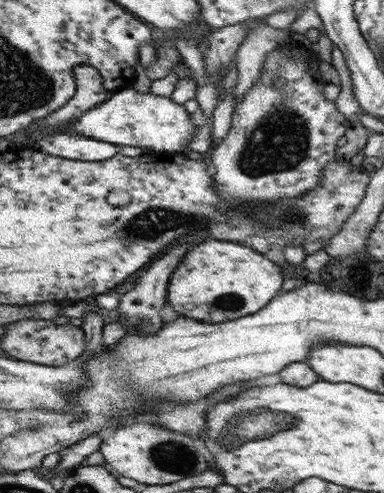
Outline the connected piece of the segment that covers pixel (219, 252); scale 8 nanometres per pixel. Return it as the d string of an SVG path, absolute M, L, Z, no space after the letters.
M220 240L198 244L192 252L188 252L188 256L184 256L184 264L176 268L176 276L171 276L167 303L182 316L208 320L214 324L258 312L276 297L284 278L282 268L277 263L264 258L264 253L258 249L254 250L240 246L240 243Z

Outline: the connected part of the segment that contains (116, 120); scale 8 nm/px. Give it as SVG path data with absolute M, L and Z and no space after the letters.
M133 86L112 92L108 101L98 103L98 106L84 112L74 124L74 132L78 136L89 139L107 141L118 146L131 146L153 150L156 153L183 153L190 148L191 140L196 132L191 116L184 110L184 106L171 99L152 95L144 95Z

